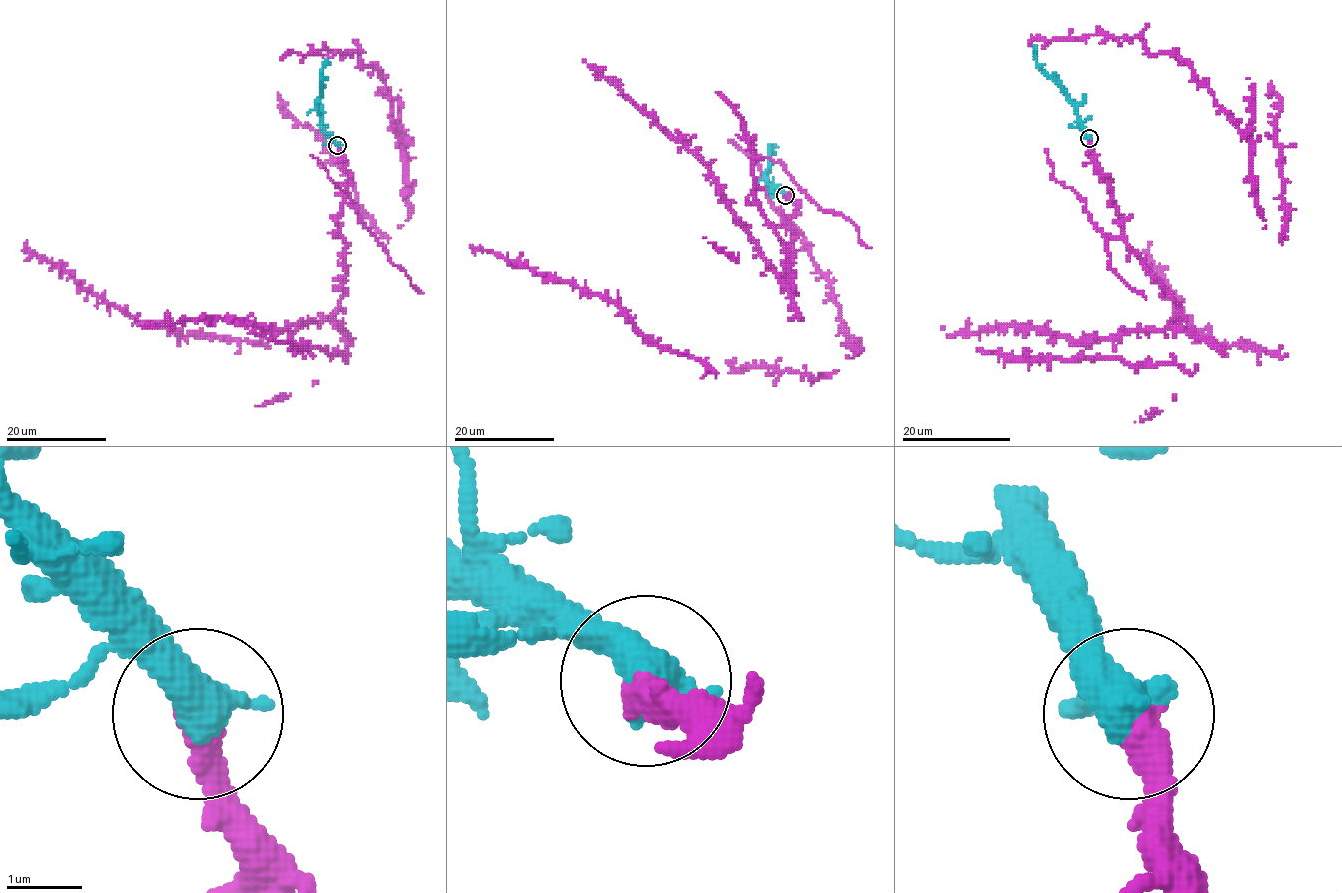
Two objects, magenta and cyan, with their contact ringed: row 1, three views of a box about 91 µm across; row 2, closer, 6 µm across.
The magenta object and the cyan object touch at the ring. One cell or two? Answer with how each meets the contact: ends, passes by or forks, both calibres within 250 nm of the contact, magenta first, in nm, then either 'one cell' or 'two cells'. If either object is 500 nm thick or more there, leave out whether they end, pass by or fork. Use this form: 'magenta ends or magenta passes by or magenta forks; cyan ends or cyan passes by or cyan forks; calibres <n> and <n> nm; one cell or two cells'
calibres 440 and 600 nm; one cell

